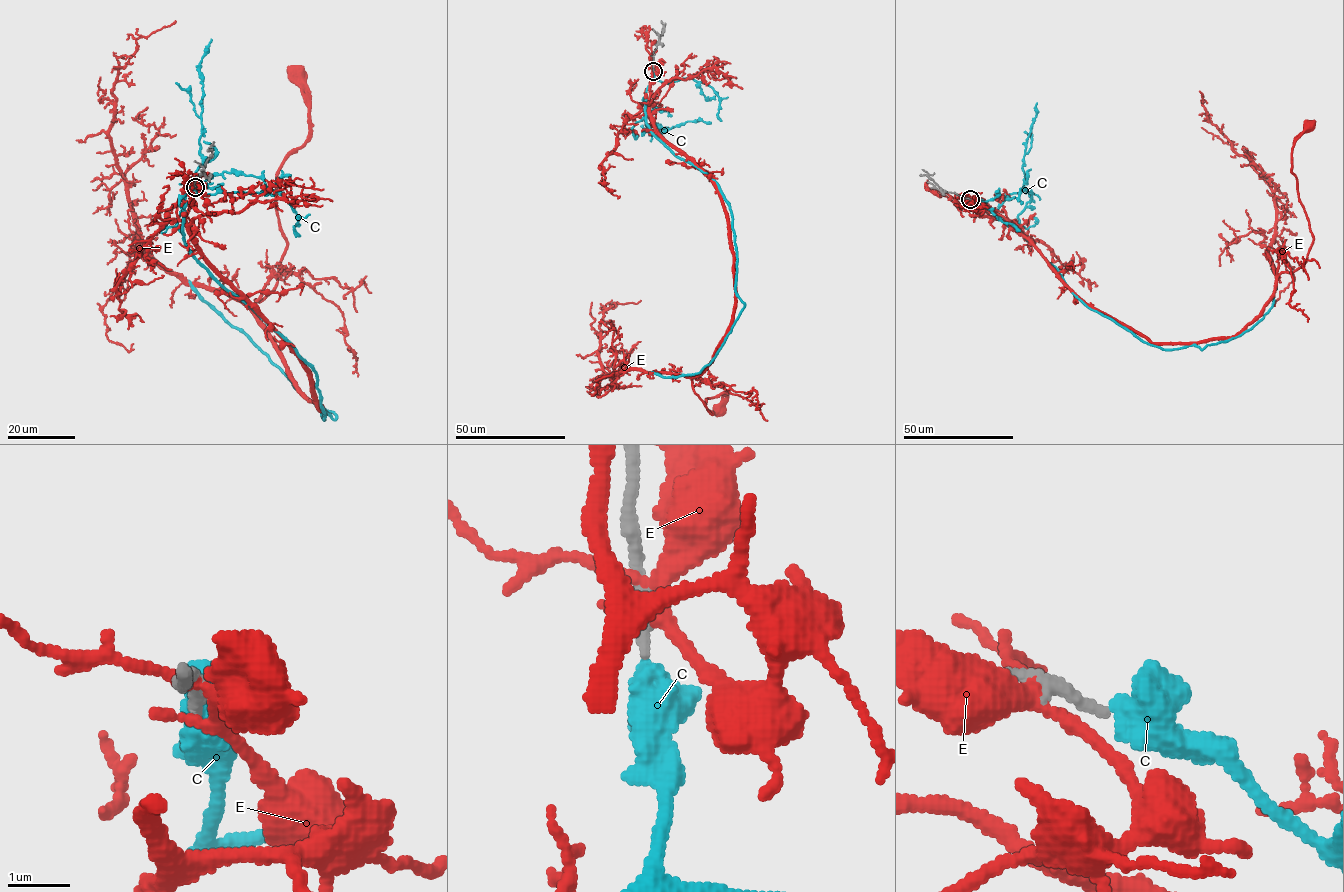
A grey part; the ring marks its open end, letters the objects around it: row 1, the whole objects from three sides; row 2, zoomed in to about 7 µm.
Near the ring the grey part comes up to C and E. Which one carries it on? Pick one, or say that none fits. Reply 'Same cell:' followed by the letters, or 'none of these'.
Same cell: none of these

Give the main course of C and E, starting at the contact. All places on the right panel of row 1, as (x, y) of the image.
C: (970, 199), (1018, 230), (1089, 308), (1164, 349), (1196, 345), (1202, 350), (1252, 328), (1273, 302), (1272, 259)
E: (968, 198), (1153, 342), (1232, 337), (1312, 242), (1291, 171), (1309, 126)

